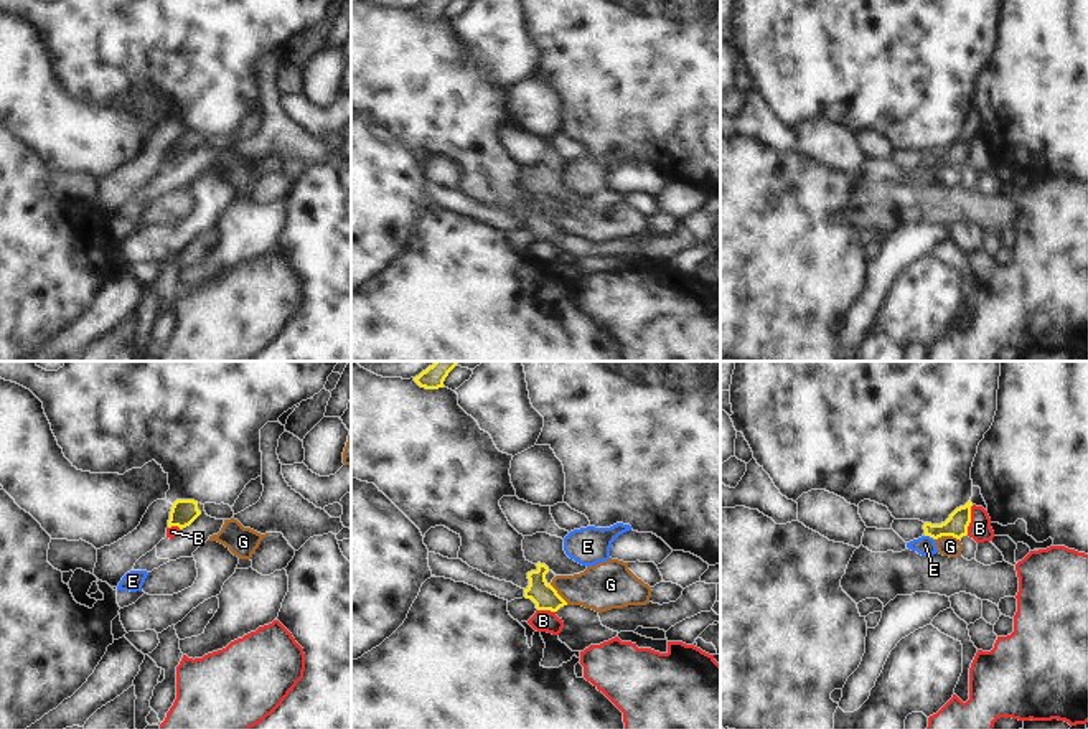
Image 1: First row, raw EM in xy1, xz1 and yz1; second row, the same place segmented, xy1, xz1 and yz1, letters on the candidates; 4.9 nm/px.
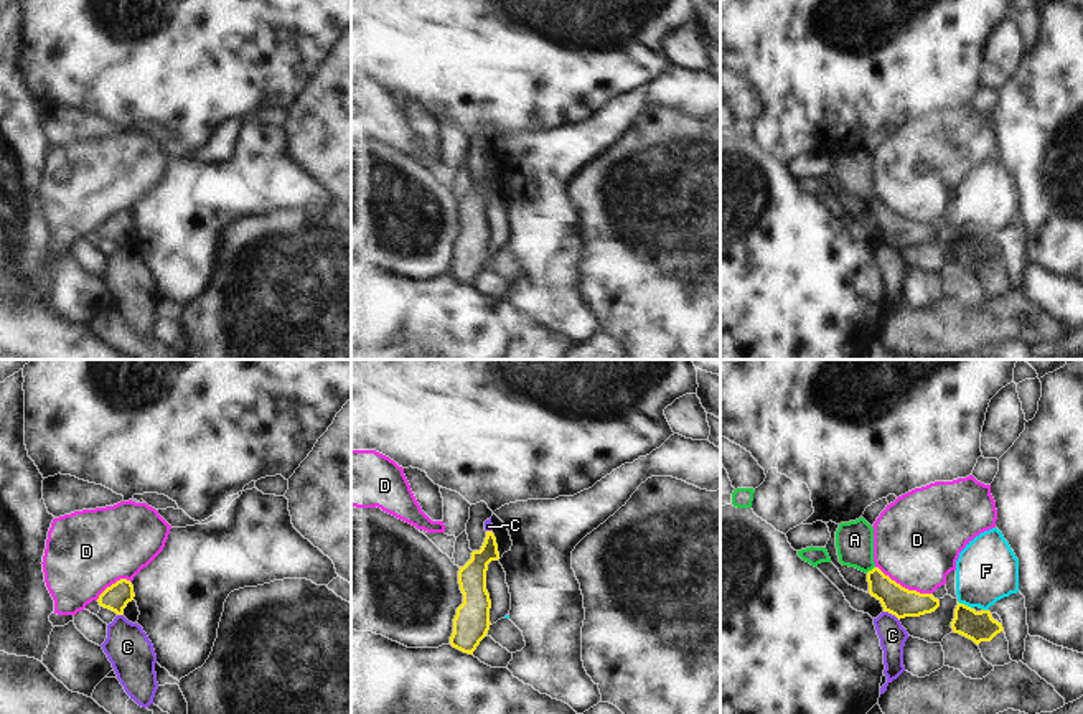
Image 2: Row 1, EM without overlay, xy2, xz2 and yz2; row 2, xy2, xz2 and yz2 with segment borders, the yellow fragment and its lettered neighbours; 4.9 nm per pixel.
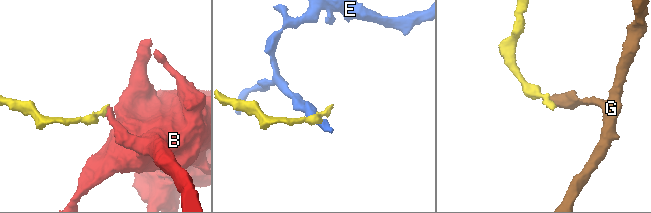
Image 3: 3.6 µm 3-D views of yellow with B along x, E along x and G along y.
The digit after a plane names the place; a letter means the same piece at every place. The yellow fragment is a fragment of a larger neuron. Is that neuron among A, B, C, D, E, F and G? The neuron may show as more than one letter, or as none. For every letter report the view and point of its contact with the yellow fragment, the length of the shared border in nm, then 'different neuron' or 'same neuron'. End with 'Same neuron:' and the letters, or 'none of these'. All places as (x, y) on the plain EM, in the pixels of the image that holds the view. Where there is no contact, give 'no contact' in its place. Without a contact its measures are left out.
A: yz2 (869, 201) | 60 nm | same neuron
B: yz1 (970, 150) | 150 nm | different neuron
C: yz2 (892, 244) | 90 nm | different neuron
D: yz2 (904, 218) | 320 nm | different neuron
E: yz1 (930, 167) | 50 nm | different neuron
F: yz2 (966, 236) | 90 nm | different neuron
G: yz1 (947, 165) | 120 nm | different neuron
Same neuron: A

